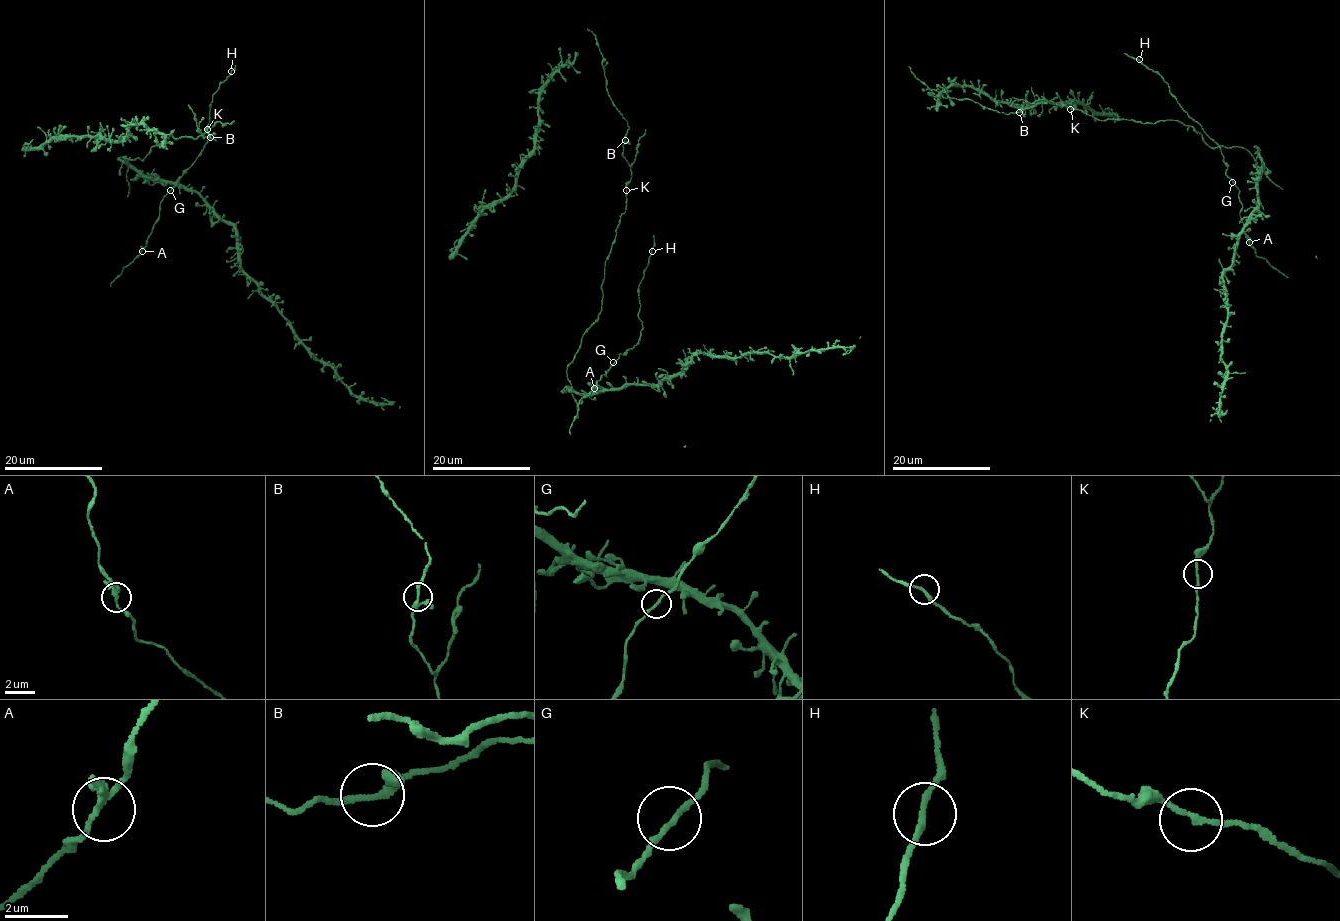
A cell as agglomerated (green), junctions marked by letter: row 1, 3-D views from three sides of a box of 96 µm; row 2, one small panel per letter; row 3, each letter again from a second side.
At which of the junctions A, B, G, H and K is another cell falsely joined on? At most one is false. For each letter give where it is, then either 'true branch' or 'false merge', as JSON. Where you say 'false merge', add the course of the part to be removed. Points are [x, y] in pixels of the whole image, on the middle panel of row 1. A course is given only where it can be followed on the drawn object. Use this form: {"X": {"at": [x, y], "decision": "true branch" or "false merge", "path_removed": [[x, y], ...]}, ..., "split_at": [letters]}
{"A": {"at": [594, 388], "decision": "true branch"}, "B": {"at": [625, 140], "decision": "true branch"}, "G": {"at": [613, 362], "decision": "true branch"}, "H": {"at": [652, 251], "decision": "true branch"}, "K": {"at": [626, 190], "decision": "true branch"}, "split_at": []}

